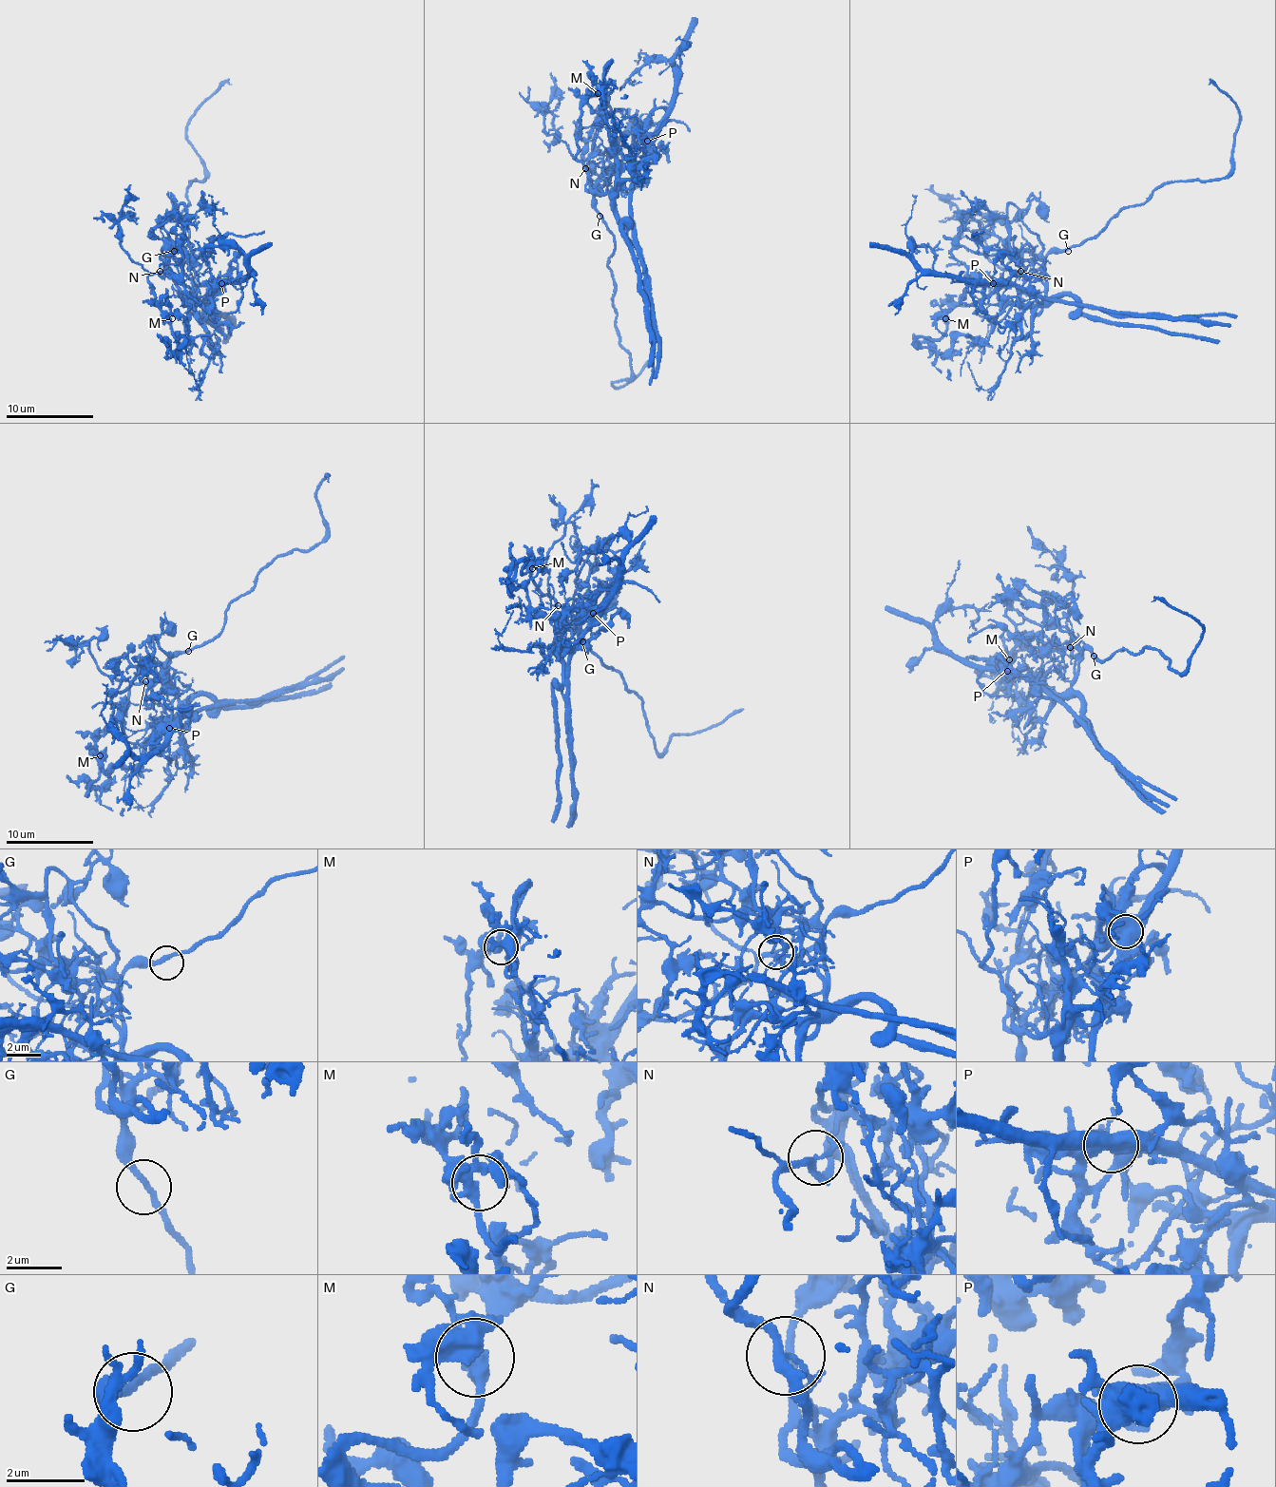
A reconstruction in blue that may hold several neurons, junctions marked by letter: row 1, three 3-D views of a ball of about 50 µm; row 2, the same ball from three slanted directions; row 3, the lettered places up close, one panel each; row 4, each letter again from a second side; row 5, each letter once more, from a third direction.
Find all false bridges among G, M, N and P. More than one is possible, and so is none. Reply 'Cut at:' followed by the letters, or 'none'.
Cut at: N, P

